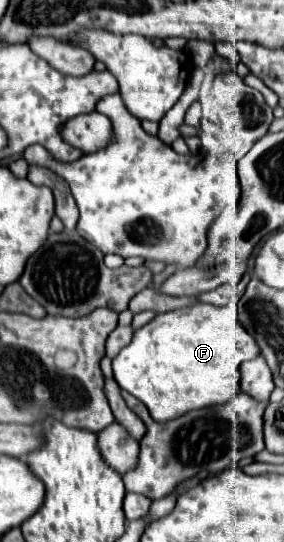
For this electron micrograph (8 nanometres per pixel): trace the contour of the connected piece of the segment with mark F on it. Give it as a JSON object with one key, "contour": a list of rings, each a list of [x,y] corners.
{"contour":[[[193,304],[187,308],[157,314],[149,324],[139,328],[129,346],[125,346],[113,360],[113,376],[117,384],[139,398],[157,422],[179,418],[191,410],[227,404],[241,390],[241,362],[253,360],[259,354],[257,342],[239,324],[237,306]]]}

